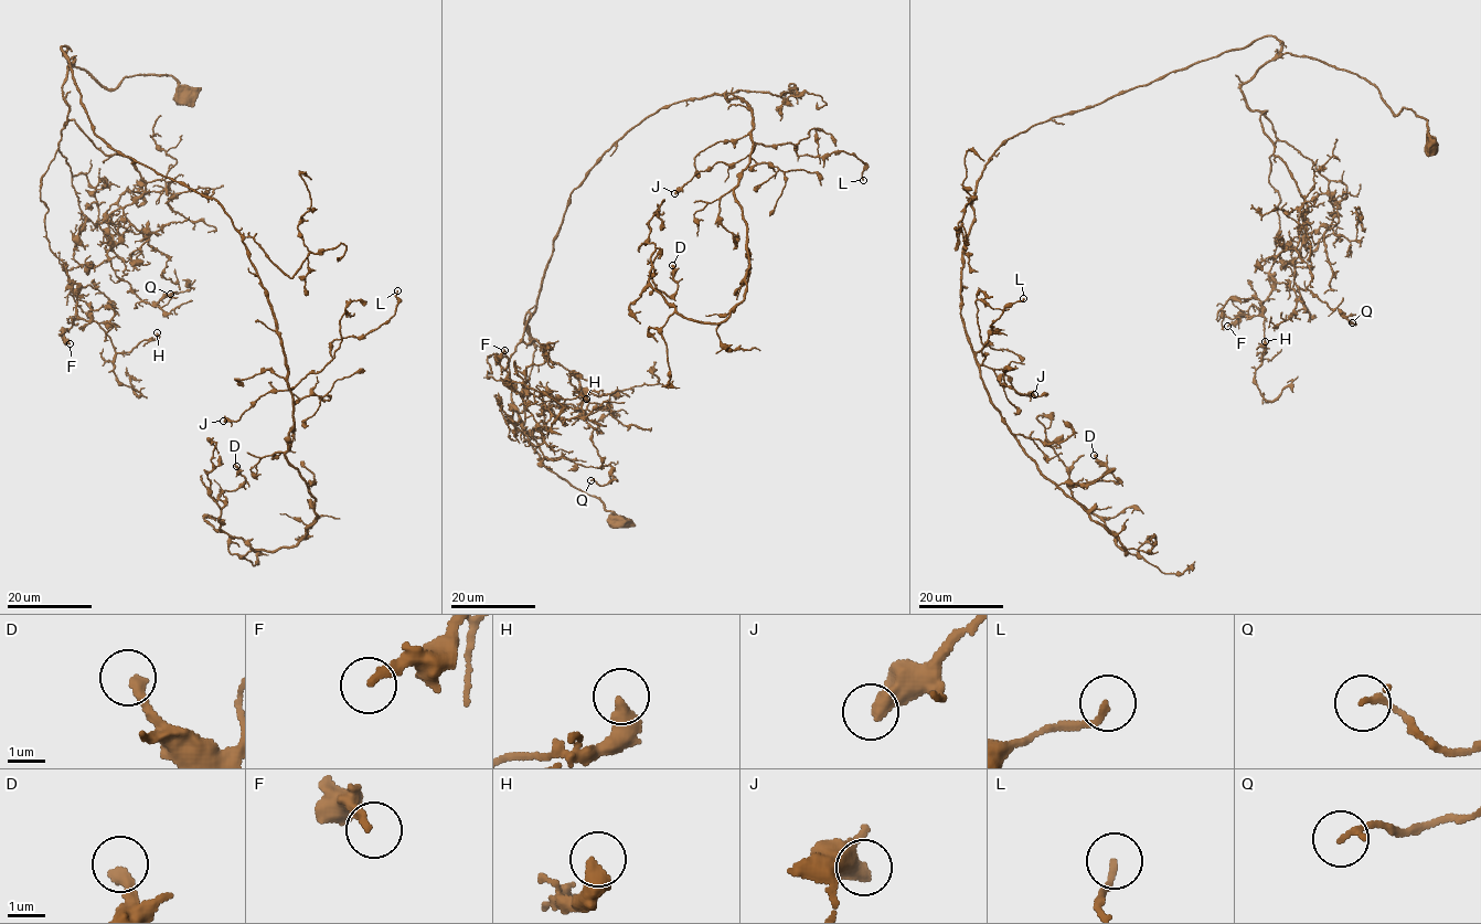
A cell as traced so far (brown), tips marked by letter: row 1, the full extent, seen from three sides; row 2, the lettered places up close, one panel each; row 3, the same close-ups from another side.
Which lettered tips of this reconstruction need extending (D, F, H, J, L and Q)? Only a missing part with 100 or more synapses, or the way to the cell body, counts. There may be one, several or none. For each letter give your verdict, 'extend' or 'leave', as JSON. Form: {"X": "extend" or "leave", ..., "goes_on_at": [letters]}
{"D": "leave", "F": "leave", "H": "leave", "J": "leave", "L": "leave", "Q": "leave", "goes_on_at": []}

